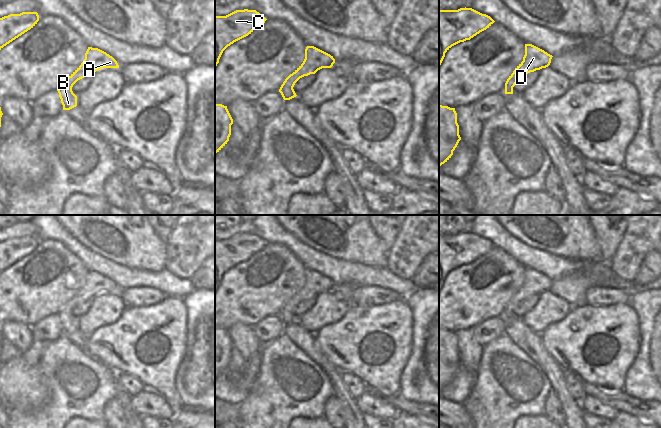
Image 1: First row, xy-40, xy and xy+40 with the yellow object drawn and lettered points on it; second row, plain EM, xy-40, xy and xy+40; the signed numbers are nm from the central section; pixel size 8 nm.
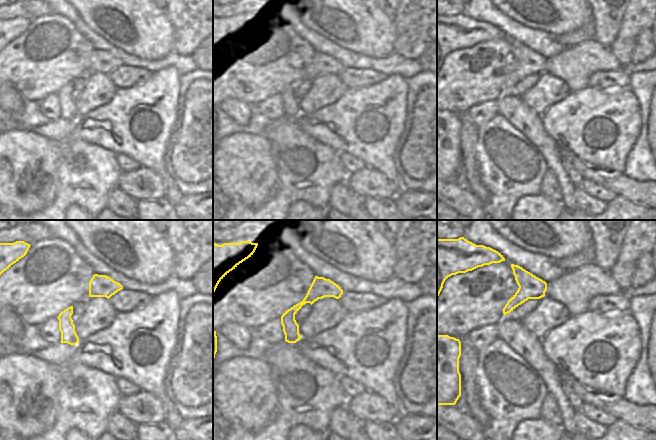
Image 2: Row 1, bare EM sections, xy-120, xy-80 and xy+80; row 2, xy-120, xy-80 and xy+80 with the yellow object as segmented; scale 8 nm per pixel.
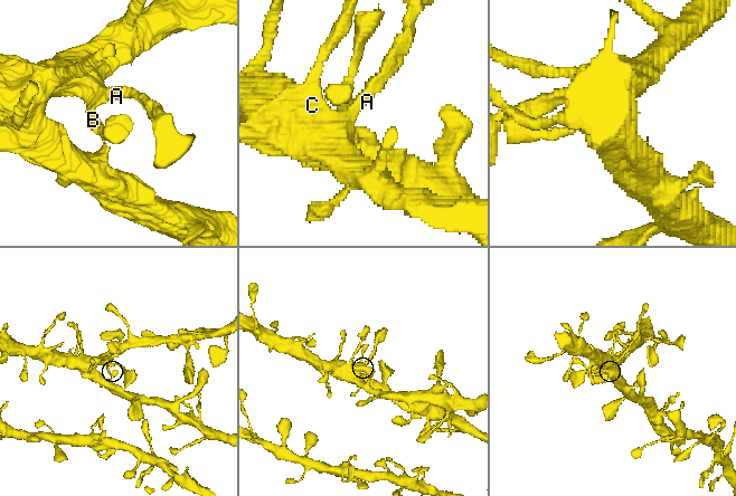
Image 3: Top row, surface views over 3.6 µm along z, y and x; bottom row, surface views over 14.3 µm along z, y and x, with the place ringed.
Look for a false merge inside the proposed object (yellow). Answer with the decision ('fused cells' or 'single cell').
single cell

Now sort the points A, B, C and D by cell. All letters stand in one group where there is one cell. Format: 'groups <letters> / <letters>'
groups A B C D

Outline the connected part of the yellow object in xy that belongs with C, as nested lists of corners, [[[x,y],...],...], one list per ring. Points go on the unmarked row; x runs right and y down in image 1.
[[[236,234],[226,240],[215,240],[215,291],[223,275],[248,260],[267,243],[256,234]]]

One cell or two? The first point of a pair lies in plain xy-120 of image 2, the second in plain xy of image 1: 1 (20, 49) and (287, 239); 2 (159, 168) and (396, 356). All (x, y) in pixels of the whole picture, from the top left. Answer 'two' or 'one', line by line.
1: two
2: one

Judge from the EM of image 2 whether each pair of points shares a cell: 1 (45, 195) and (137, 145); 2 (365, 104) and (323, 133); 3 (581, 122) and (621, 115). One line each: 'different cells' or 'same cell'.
1: same cell
2: same cell
3: same cell

